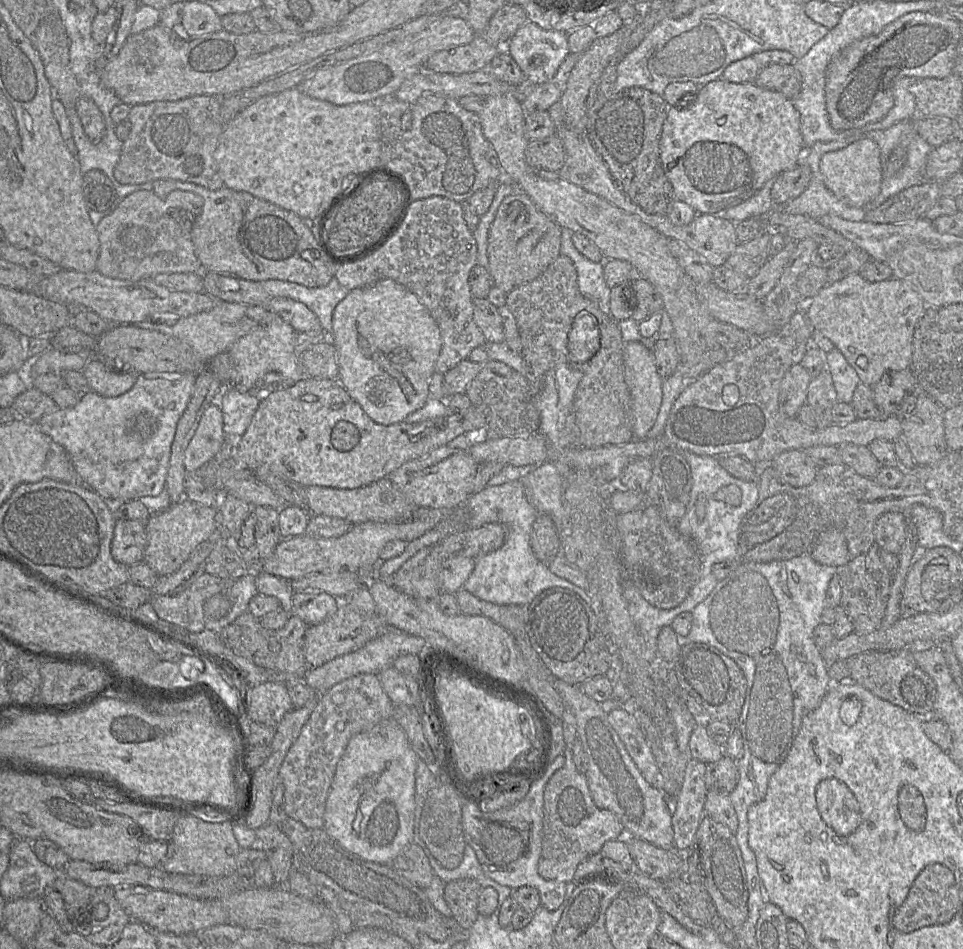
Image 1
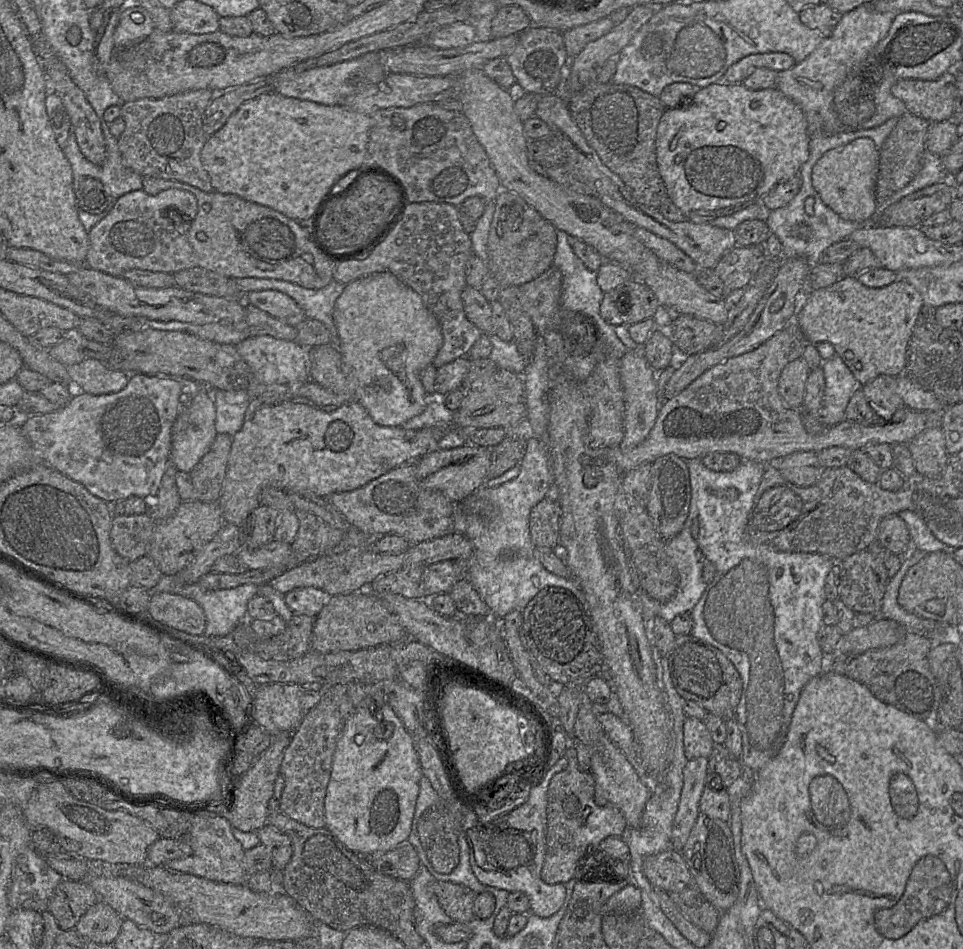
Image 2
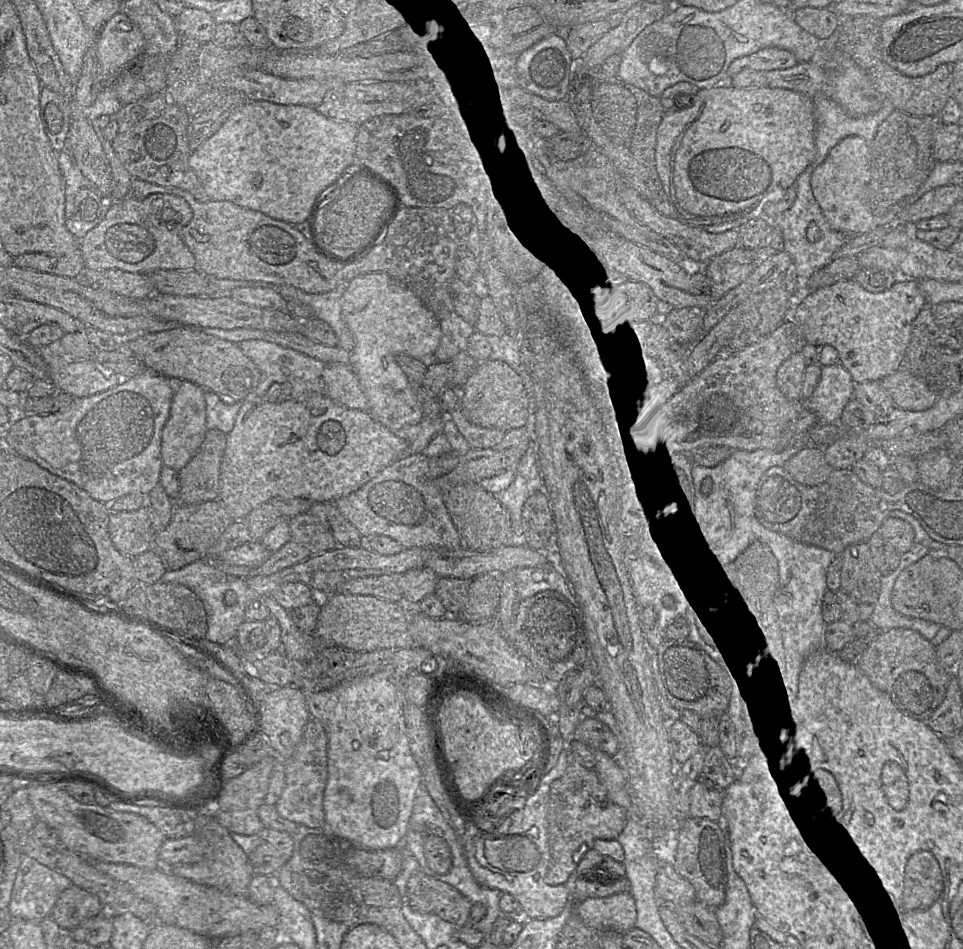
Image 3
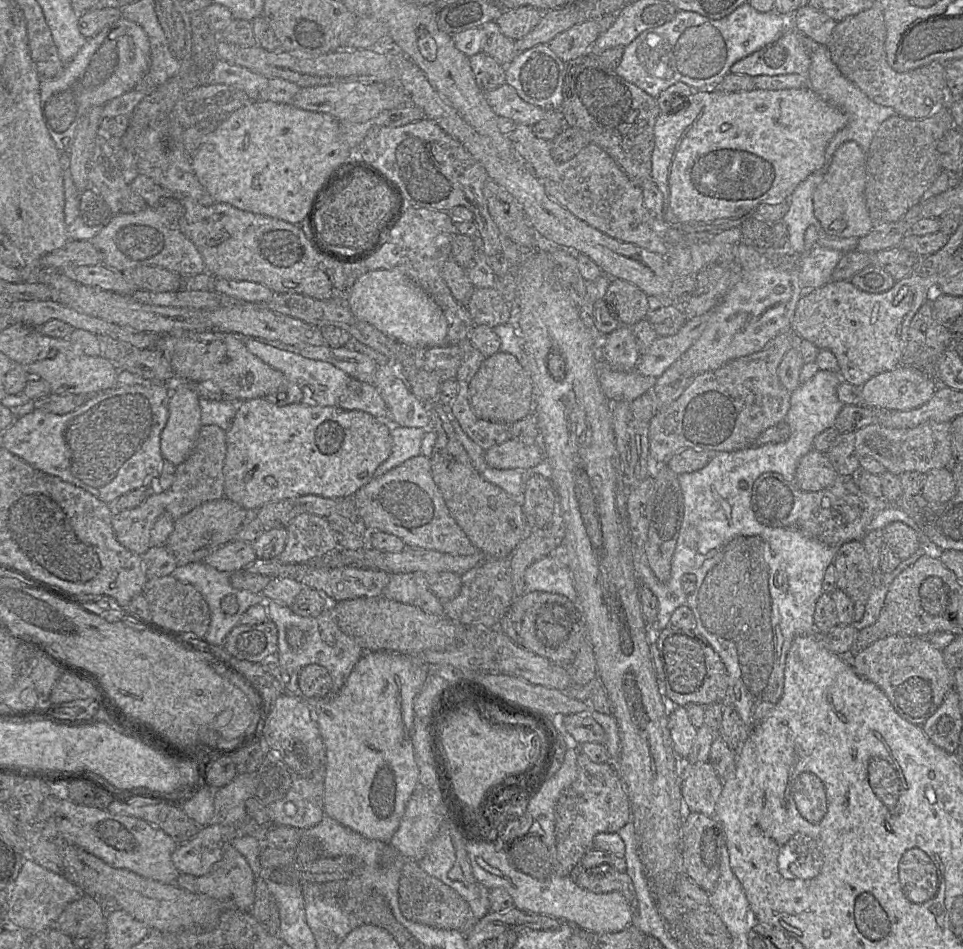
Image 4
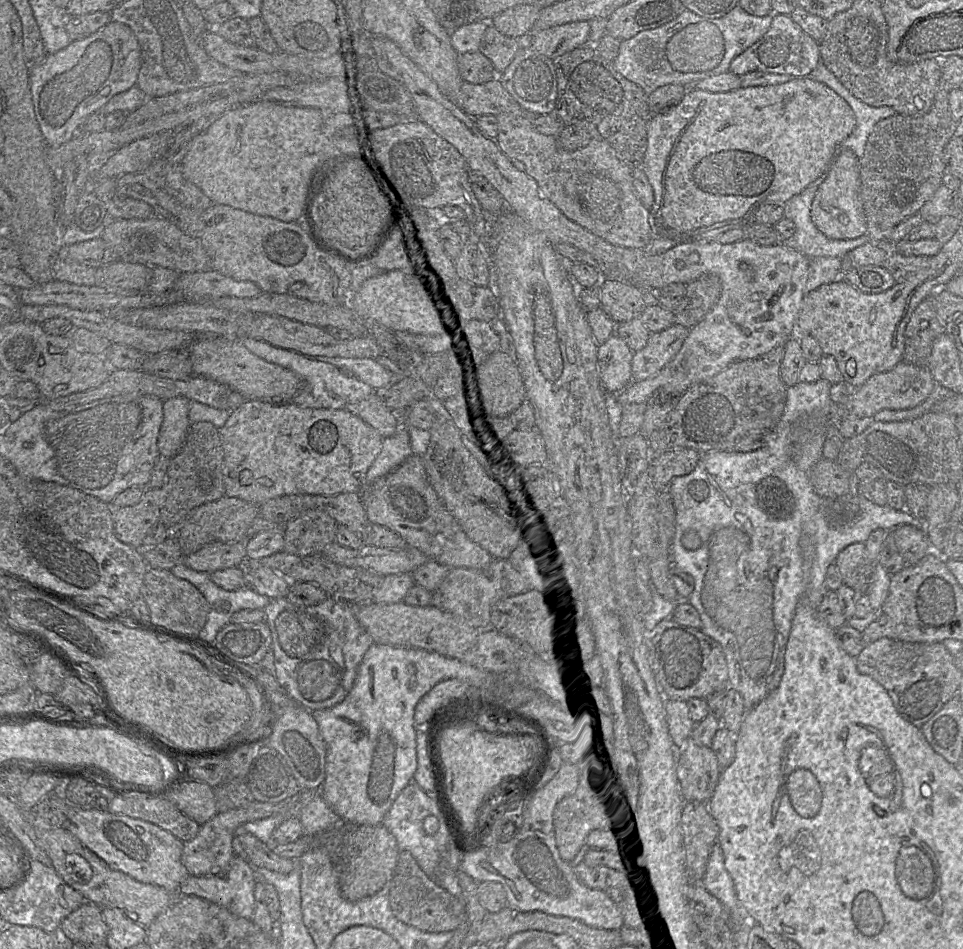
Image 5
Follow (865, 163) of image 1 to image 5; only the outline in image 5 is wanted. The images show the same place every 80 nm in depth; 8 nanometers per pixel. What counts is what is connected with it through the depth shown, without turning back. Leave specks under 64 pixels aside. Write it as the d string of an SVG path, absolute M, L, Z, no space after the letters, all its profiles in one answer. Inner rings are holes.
M844 148L833 161L825 180L819 185L810 208L812 222L826 237L853 239L867 233L859 190L859 159L851 149Z

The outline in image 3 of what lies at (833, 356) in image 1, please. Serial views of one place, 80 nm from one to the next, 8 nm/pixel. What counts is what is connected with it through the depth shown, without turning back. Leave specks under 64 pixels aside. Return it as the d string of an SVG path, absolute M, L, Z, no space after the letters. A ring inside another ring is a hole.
M841 363L828 366L821 366L820 380L812 395L798 402L799 408L807 409L816 414L817 424L837 423L842 415L845 405L853 397L855 383L851 374Z

